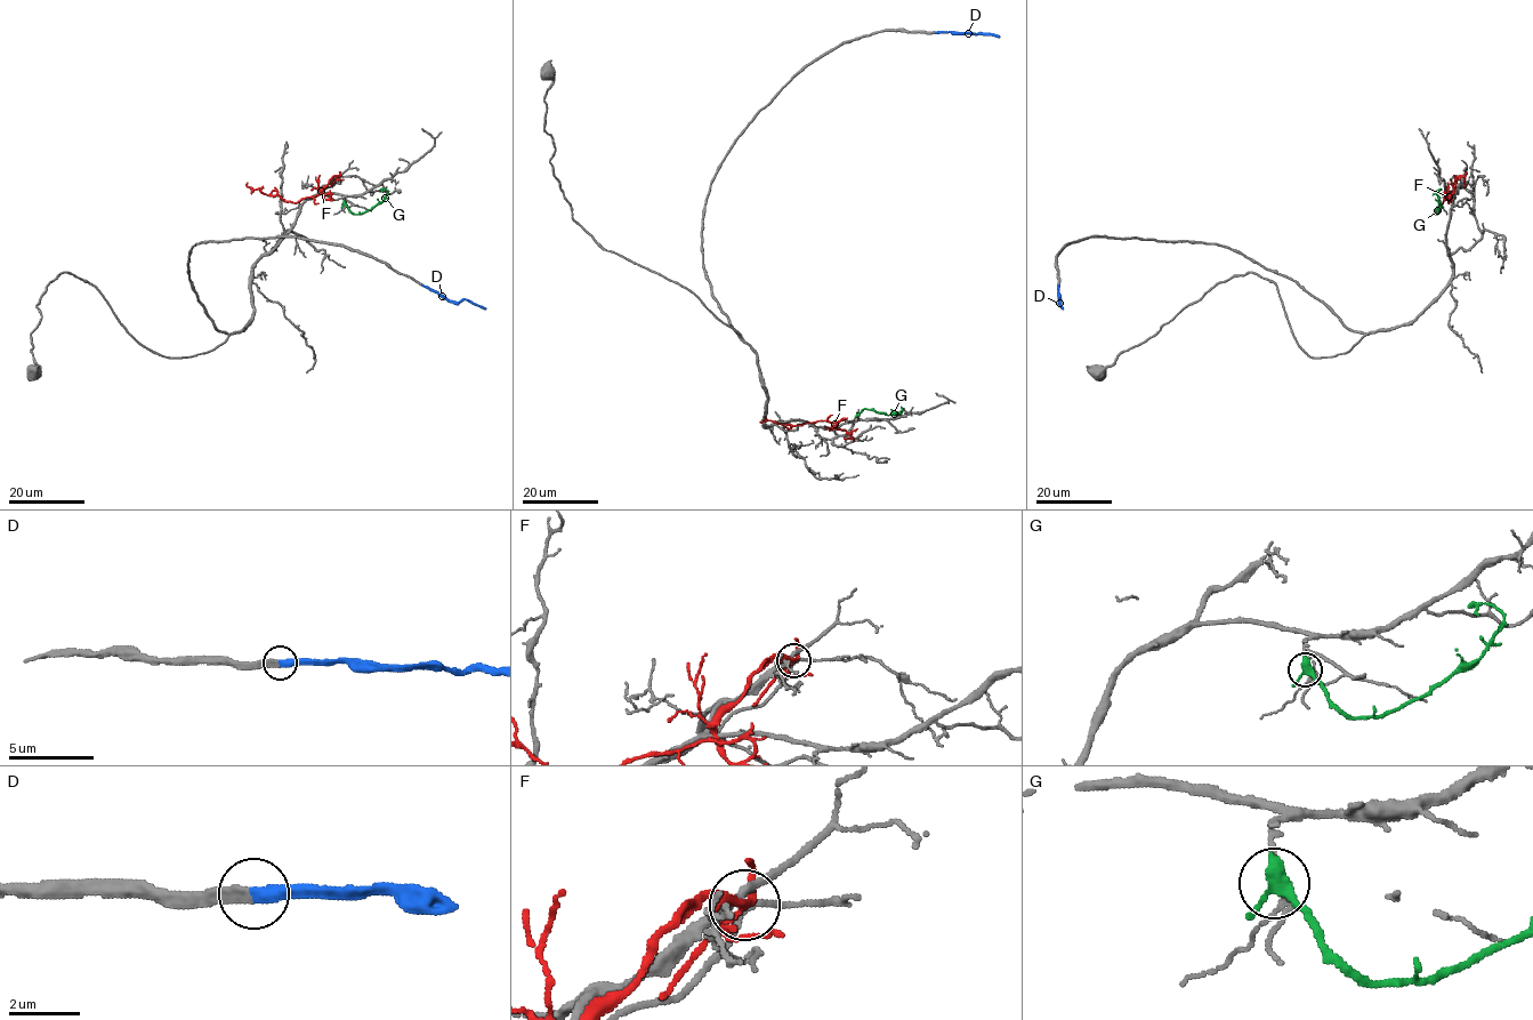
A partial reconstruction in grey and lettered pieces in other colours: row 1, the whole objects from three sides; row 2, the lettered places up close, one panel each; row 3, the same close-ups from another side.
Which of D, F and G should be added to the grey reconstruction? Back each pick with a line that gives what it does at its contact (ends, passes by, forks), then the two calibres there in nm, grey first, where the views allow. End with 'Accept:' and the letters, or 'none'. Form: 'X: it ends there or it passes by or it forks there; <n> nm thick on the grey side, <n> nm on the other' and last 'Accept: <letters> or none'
D: it ends there; 320 nm thick on the grey side, 320 nm on the other
Accept: D

